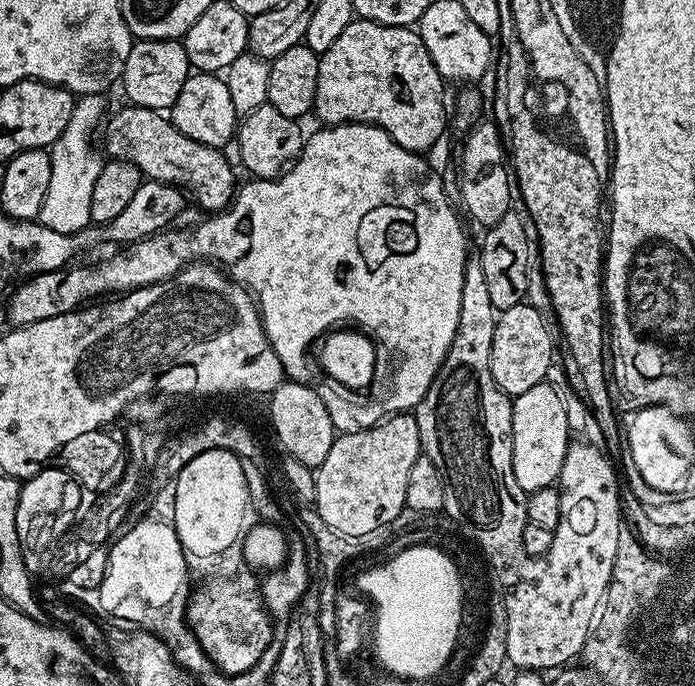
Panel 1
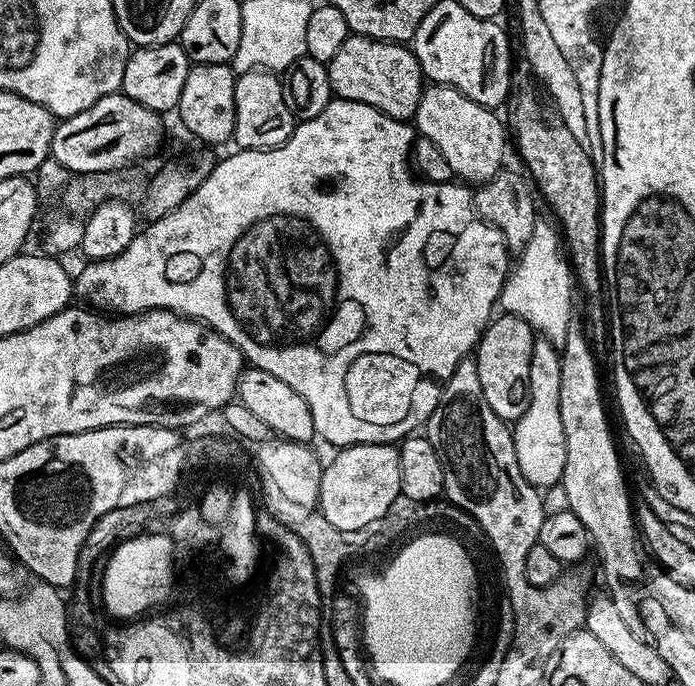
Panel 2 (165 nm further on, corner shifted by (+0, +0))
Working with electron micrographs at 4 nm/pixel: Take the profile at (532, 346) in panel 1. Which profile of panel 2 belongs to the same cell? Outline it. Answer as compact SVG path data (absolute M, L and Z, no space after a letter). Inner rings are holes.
M500 314L485 328L480 336L480 343L474 349L482 394L486 402L490 402L490 410L494 410L494 414L498 414L498 418L505 422L515 422L528 405L530 358L537 339L537 333L532 331L532 327L525 320L517 316Z

